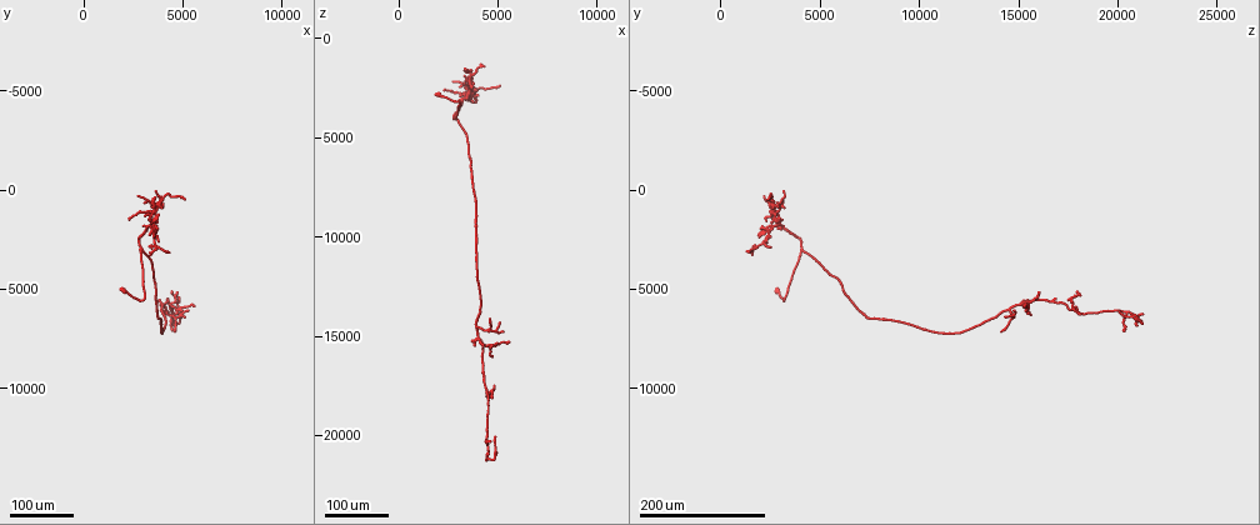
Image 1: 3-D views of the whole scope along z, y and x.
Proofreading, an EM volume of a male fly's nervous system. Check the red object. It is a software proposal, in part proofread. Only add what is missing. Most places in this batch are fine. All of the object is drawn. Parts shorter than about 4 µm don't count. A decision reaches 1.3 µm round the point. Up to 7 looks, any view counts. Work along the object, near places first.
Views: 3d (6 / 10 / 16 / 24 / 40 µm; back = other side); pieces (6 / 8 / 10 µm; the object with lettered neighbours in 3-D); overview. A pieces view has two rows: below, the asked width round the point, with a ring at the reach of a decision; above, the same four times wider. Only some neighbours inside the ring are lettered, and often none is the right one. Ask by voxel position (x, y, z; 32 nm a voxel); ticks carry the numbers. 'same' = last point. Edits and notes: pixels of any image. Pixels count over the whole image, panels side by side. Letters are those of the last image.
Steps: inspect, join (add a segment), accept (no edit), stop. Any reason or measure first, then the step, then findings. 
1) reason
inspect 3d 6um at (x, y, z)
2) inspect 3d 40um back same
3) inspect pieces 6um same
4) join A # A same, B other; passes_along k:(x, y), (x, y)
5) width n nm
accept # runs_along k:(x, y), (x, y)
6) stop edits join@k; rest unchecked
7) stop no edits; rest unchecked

tapers out
inspect 3d 40um at (4400, 3100, 1400)

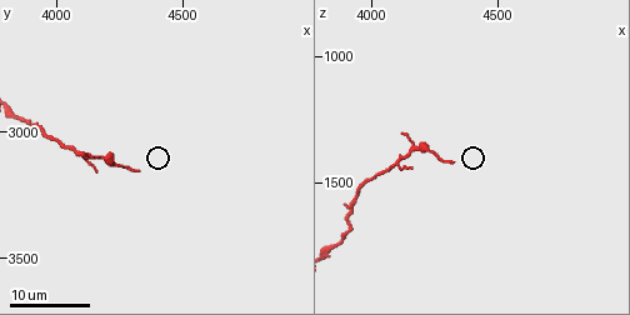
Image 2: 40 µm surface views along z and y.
what lies round it
inspect pieces 6um at (4320, 3160, 1420)

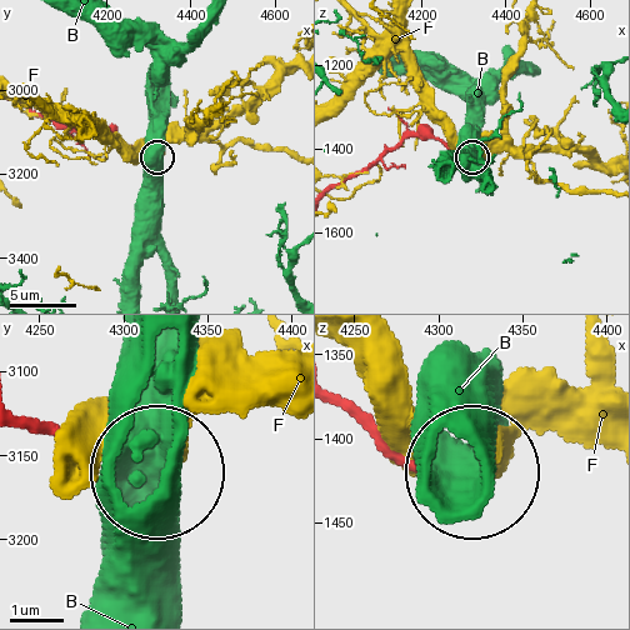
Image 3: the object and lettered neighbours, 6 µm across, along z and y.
accept # B other, F other; runs_along 3:(33, 421), (149, 458); none of them fits

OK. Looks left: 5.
tapers out
inspect 3d 40um at (3900, 900, 2700)

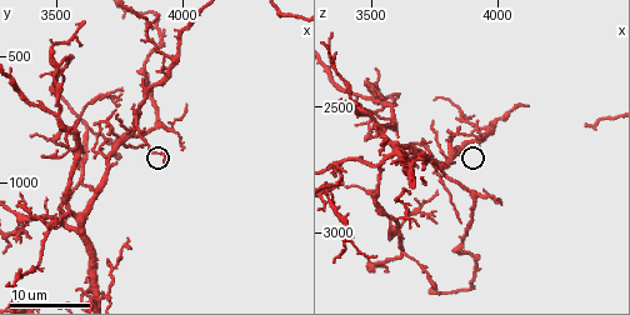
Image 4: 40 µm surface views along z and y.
inspect 3d 10um at (3920, 920, 2630)

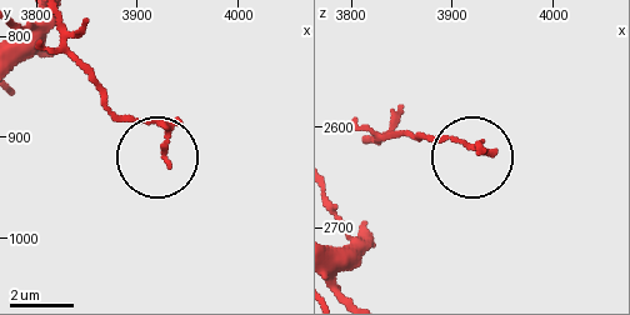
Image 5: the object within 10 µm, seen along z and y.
inspect pieces 10um at (3930, 924, 2626)

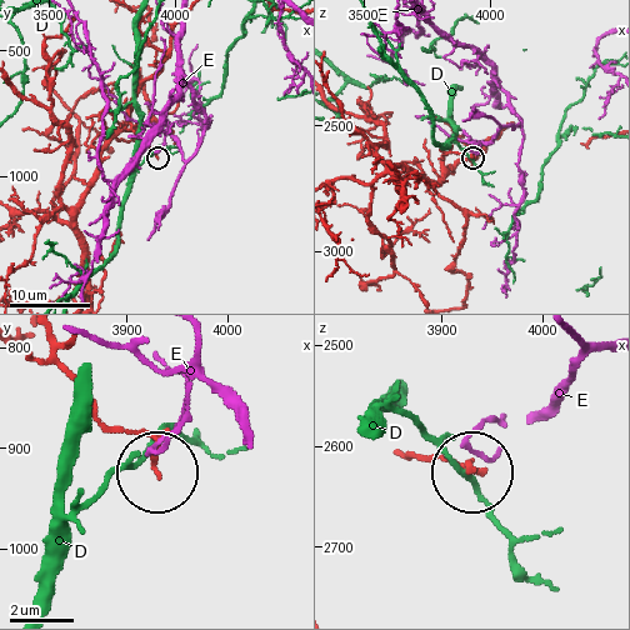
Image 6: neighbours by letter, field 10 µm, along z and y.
accept # D other, E other; runs_along 6:(401, 454), (474, 470); no lettered segment goes on from it

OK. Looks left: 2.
an open end
inspect 3d 16um at (3610, 1010, 2720)

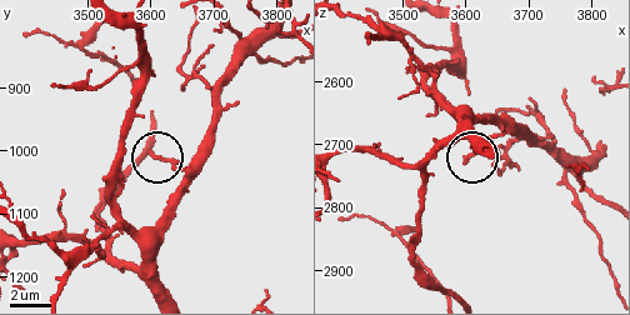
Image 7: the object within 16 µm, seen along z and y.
inspect pieces 10um at (3605, 1010, 2725)

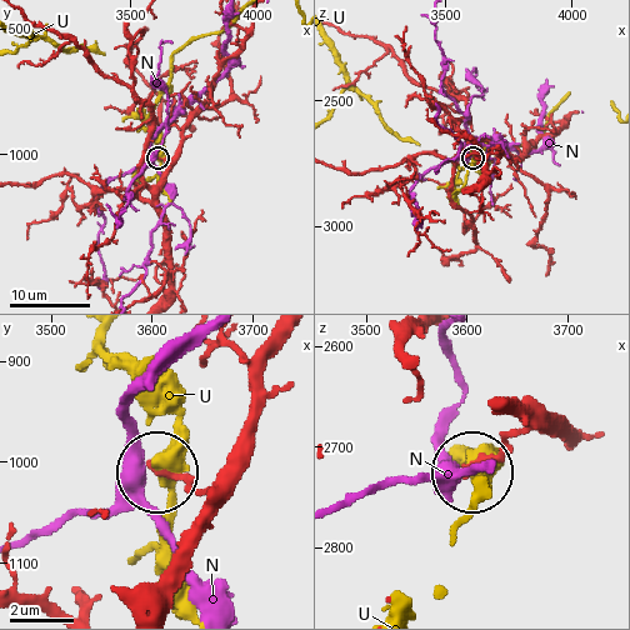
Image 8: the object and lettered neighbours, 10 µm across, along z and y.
accept # N other, U other; none of them fits

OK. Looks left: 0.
stop no edits; rest unchecked

